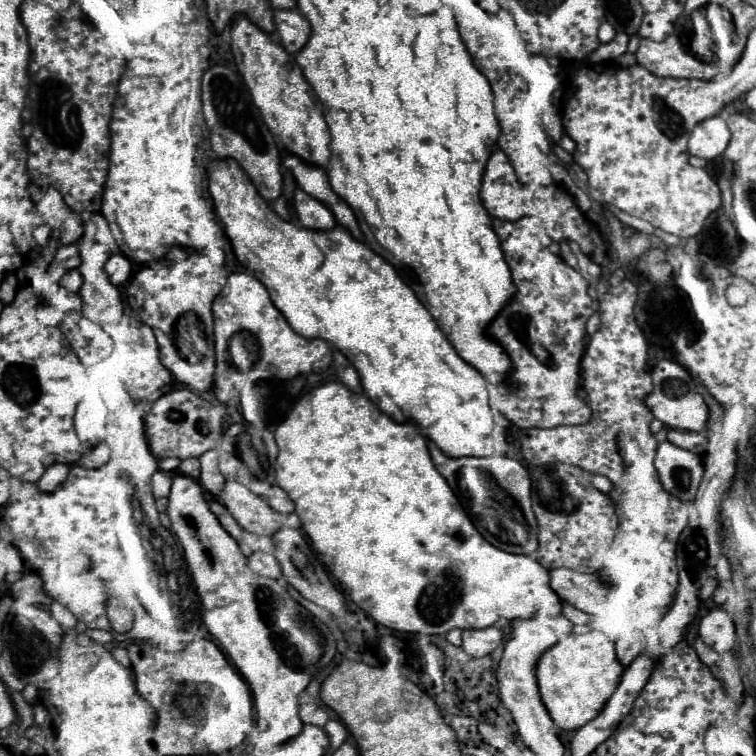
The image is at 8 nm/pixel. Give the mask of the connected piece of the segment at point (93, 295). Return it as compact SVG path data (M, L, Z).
M84 221L84 235L82 239L78 241L78 255L80 255L80 265L78 265L78 273L82 275L82 287L78 291L80 299L92 307L96 313L98 313L98 321L104 325L104 323L112 323L120 317L122 313L122 305L120 305L120 295L118 291L114 289L114 285L108 281L106 273L104 273L104 263L106 259L110 257L110 247L106 243L100 243L96 239L98 235L98 229L92 221Z

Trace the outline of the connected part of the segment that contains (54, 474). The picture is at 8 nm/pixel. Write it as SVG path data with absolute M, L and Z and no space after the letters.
M62 463L50 465L50 467L44 471L42 479L36 483L36 487L38 487L40 491L52 491L52 489L56 489L56 487L66 479L66 475L68 475L68 465L62 465Z

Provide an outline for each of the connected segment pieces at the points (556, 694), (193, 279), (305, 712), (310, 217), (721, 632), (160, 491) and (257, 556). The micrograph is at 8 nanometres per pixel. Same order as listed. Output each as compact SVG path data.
M598 631L570 635L548 647L536 663L536 683L540 701L550 719L562 731L574 731L596 717L604 701L612 695L622 673L614 655L614 643Z
M192 253L182 261L166 263L158 269L152 265L142 267L130 281L124 297L130 309L154 329L160 345L160 363L184 385L190 385L196 391L204 391L212 385L214 379L214 313L212 303L218 297L222 285L214 273L214 265L204 253Z
M302 705L300 707L300 721L304 725L316 725L316 727L324 727L328 721L328 715L318 707L318 705Z
M302 189L296 190L293 206L300 225L306 229L332 231L336 227L336 221L334 221L334 215L330 213L330 209L324 203L312 199Z
M712 609L702 619L700 637L710 649L716 649L718 653L728 653L738 643L734 621L732 621L730 613L724 609Z
M156 471L152 475L152 491L154 491L154 495L158 495L158 497L168 495L170 487L172 487L172 477L170 475L166 475L162 471Z
M254 551L248 557L248 567L252 571L256 571L258 575L266 575L266 577L278 577L280 575L280 563L272 553L266 551Z

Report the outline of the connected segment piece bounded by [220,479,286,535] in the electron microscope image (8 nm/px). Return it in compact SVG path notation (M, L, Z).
M226 481L220 501L232 513L236 523L256 535L272 535L286 525L286 515L274 511L262 497L254 495L246 485L238 481Z

